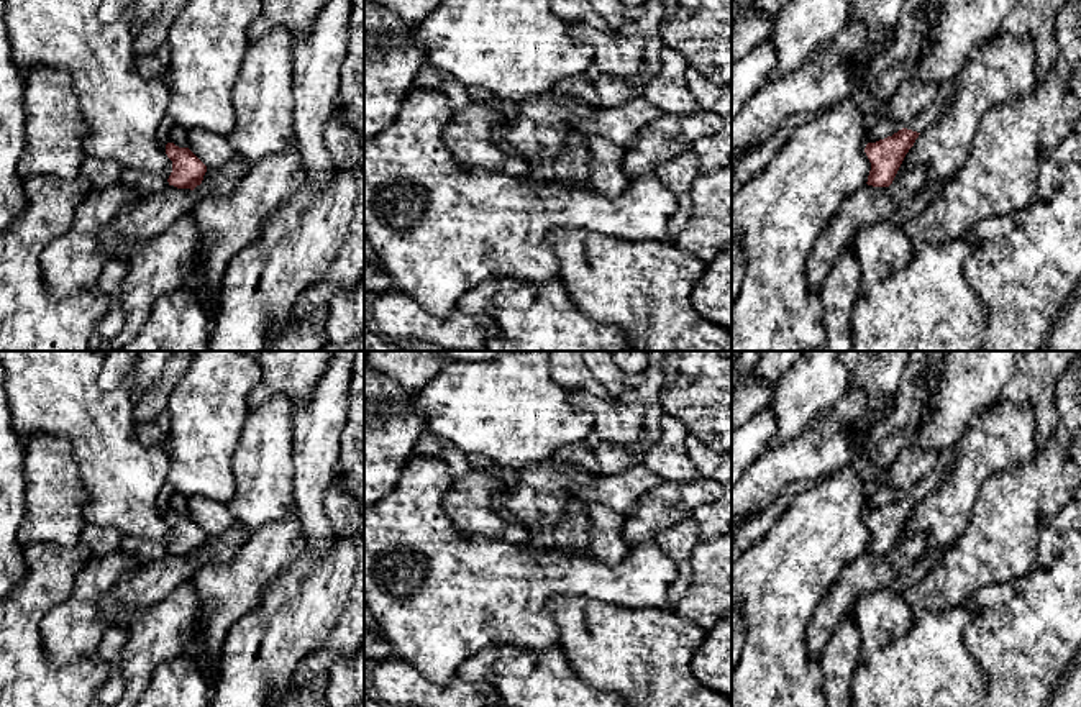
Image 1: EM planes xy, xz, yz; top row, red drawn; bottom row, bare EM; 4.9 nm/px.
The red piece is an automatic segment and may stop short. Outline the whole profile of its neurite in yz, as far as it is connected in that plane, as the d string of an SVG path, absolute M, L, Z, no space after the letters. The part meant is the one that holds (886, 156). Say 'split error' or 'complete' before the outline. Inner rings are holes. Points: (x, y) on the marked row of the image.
complete; M902 128L892 136L868 143L864 153L871 162L868 185L889 187L920 133Z

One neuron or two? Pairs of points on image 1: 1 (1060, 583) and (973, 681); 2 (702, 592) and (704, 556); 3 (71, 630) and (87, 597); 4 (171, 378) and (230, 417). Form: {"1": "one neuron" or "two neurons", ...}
{"1": "two neurons", "2": "one neuron", "3": "one neuron", "4": "two neurons"}

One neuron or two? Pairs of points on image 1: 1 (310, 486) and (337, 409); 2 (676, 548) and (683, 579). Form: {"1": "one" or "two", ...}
{"1": "one", "2": "one"}

